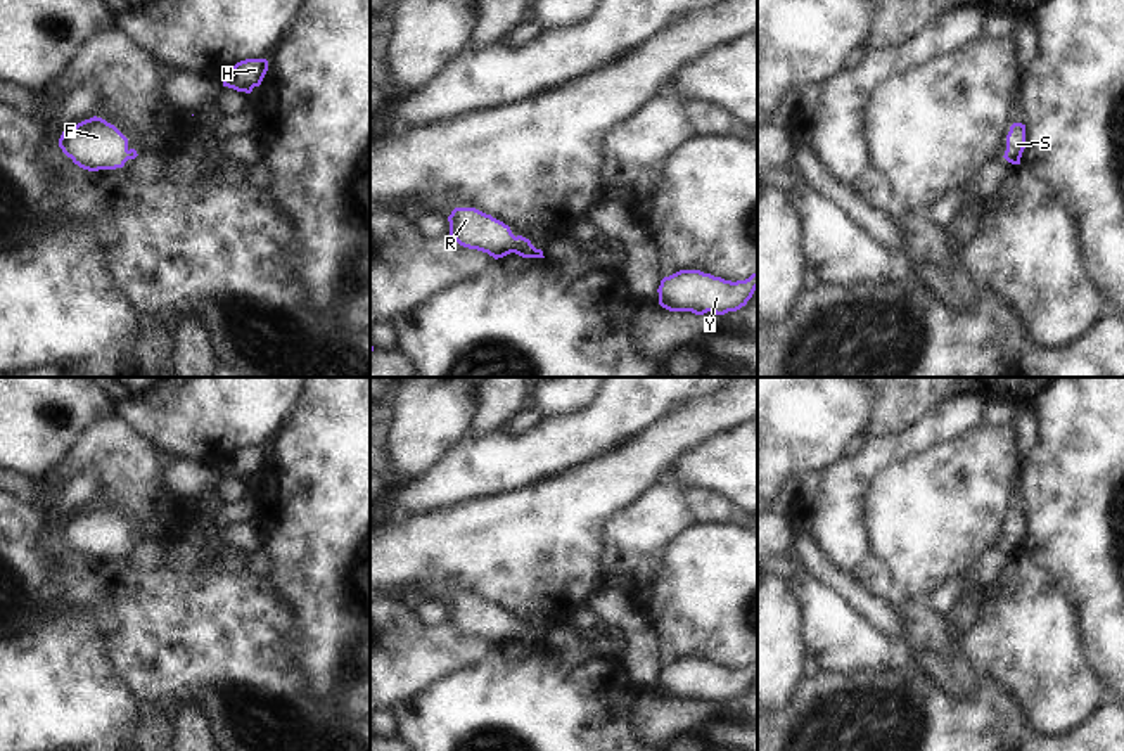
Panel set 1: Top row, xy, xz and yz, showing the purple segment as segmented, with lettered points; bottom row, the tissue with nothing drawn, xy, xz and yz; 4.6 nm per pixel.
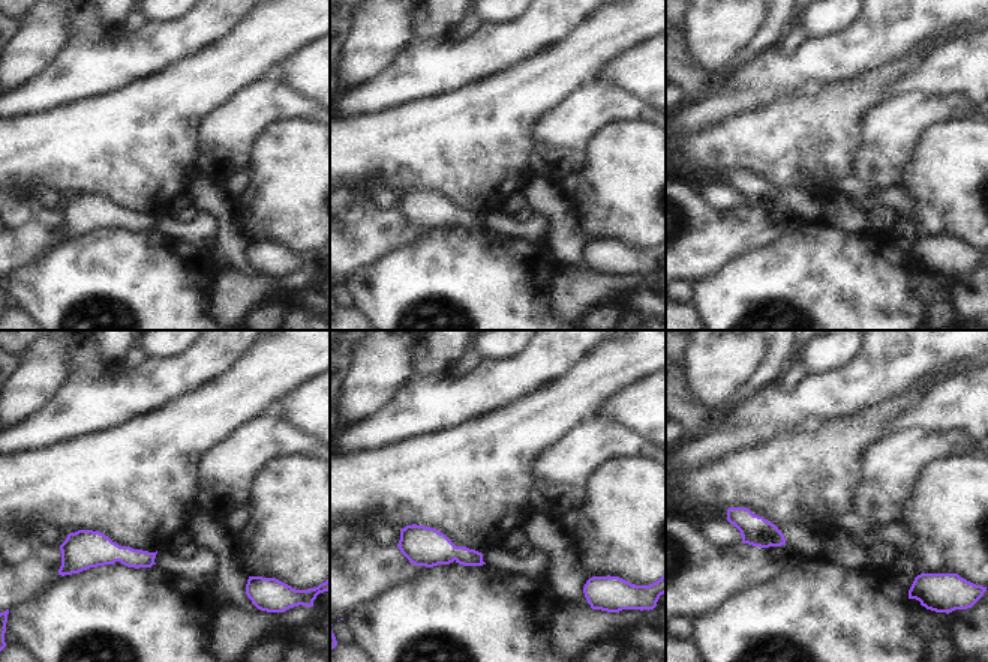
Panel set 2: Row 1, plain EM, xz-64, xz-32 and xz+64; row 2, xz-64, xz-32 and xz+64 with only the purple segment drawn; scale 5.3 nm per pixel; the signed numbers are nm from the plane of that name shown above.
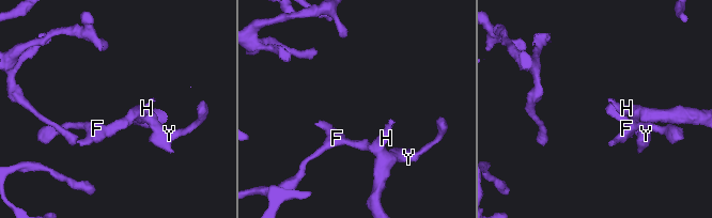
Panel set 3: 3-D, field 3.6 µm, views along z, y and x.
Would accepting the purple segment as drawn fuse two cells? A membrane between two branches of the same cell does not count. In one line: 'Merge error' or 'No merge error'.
No merge error.

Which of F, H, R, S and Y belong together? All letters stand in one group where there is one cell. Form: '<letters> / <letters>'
F H R S Y

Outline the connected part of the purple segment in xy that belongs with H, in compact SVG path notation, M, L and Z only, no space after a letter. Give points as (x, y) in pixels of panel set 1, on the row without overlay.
M246 446L233 453L233 457L223 467L223 474L237 479L251 481L254 474L259 474L268 459L266 446Z

